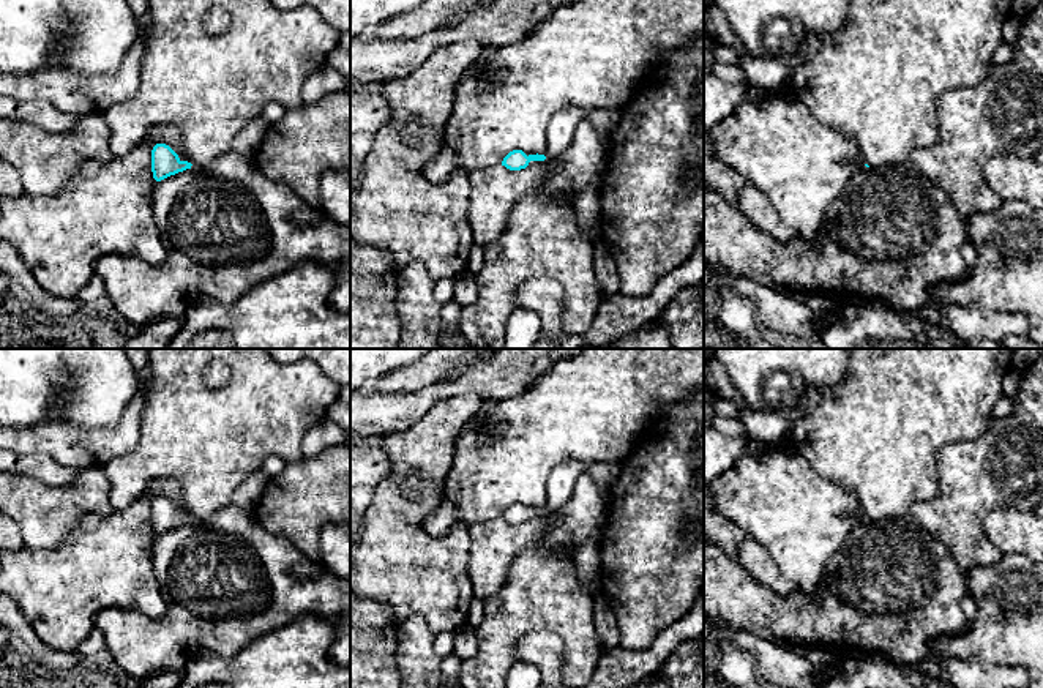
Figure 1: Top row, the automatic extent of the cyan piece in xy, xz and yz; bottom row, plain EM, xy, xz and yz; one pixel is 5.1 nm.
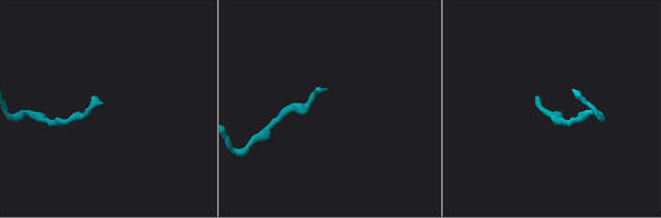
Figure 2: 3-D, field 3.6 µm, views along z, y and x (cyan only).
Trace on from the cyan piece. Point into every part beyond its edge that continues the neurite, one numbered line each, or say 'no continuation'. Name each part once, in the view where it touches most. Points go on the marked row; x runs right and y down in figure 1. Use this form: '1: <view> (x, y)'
no continuation

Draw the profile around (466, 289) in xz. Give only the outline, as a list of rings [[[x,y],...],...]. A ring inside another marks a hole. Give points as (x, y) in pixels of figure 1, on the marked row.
[[[464,273],[456,278],[453,298],[462,306],[470,306],[478,298],[478,284],[473,275]]]

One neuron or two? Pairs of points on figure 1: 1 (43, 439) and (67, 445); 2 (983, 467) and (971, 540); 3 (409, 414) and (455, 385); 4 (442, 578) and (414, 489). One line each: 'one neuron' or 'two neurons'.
1: one neuron
2: one neuron
3: one neuron
4: one neuron

